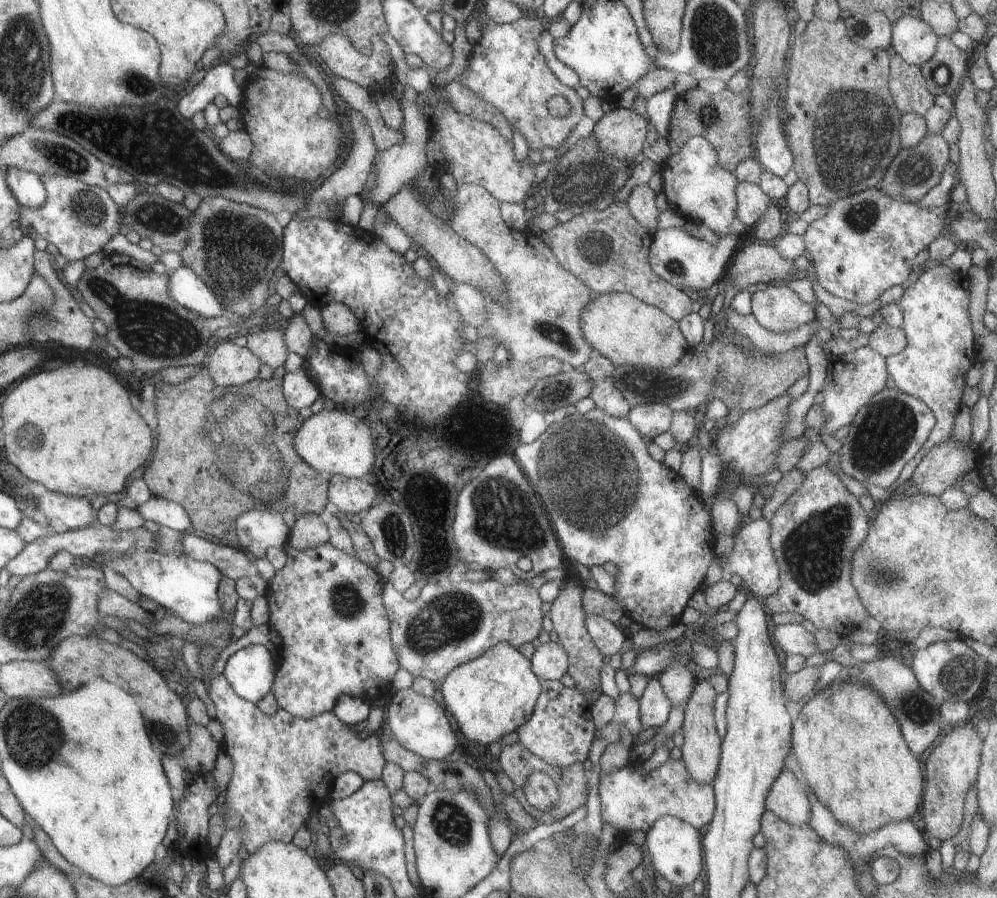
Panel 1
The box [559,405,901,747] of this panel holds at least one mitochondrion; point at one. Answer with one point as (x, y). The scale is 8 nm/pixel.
(802, 548)

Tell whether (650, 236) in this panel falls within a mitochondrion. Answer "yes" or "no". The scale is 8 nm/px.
no

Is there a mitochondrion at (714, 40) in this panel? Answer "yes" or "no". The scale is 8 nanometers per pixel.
yes

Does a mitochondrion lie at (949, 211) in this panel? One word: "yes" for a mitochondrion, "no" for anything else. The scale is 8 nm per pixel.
no

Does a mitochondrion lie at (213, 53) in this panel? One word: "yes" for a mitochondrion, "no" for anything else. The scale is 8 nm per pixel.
no

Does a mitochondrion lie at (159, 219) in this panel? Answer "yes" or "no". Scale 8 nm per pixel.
yes

